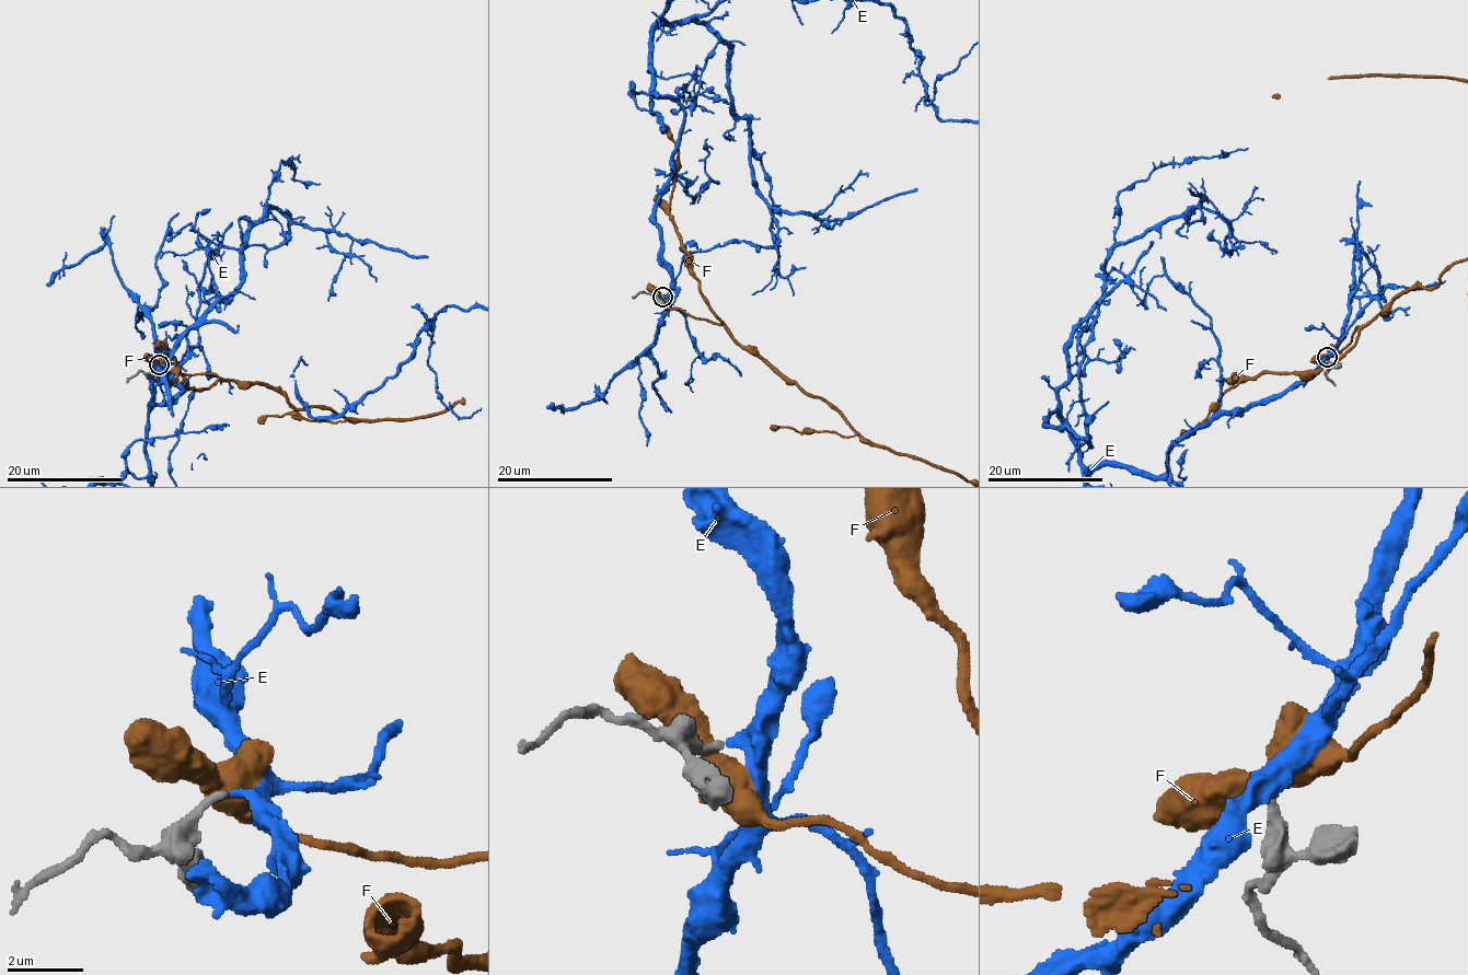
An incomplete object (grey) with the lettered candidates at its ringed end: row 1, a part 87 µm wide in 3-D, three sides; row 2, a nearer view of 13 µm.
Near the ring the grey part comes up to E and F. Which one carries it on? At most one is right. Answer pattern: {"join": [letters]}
{"join": ["E"]}

